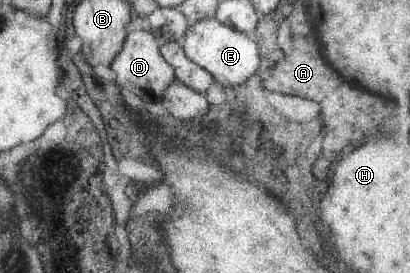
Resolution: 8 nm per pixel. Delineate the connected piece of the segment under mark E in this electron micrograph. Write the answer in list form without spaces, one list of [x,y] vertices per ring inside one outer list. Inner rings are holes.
[[[214,17],[188,25],[179,44],[189,61],[205,69],[227,91],[232,91],[235,85],[245,86],[245,81],[263,64],[260,49],[250,35],[219,23]]]

